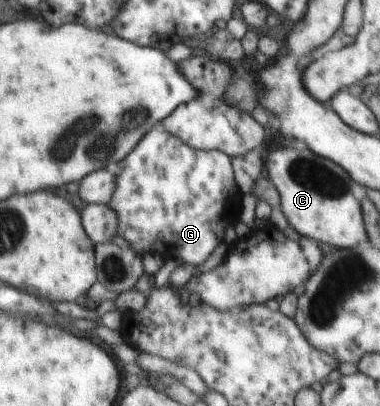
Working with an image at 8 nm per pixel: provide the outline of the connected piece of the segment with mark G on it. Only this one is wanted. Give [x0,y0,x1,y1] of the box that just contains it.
[107,123,243,267]

